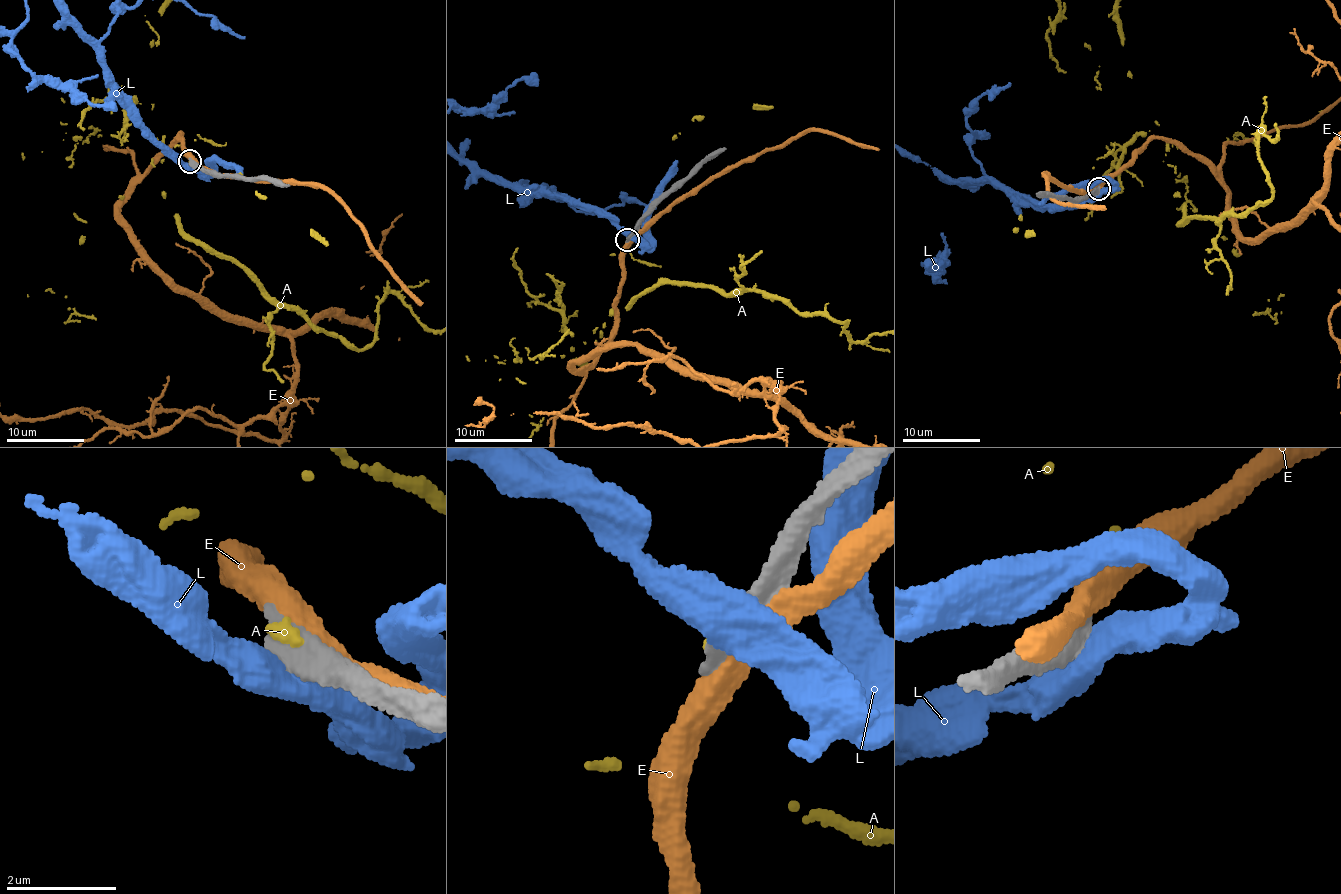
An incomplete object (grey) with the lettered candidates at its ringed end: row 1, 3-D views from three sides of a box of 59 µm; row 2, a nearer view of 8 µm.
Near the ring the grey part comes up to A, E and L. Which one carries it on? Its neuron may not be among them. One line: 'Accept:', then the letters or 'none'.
Accept: none

